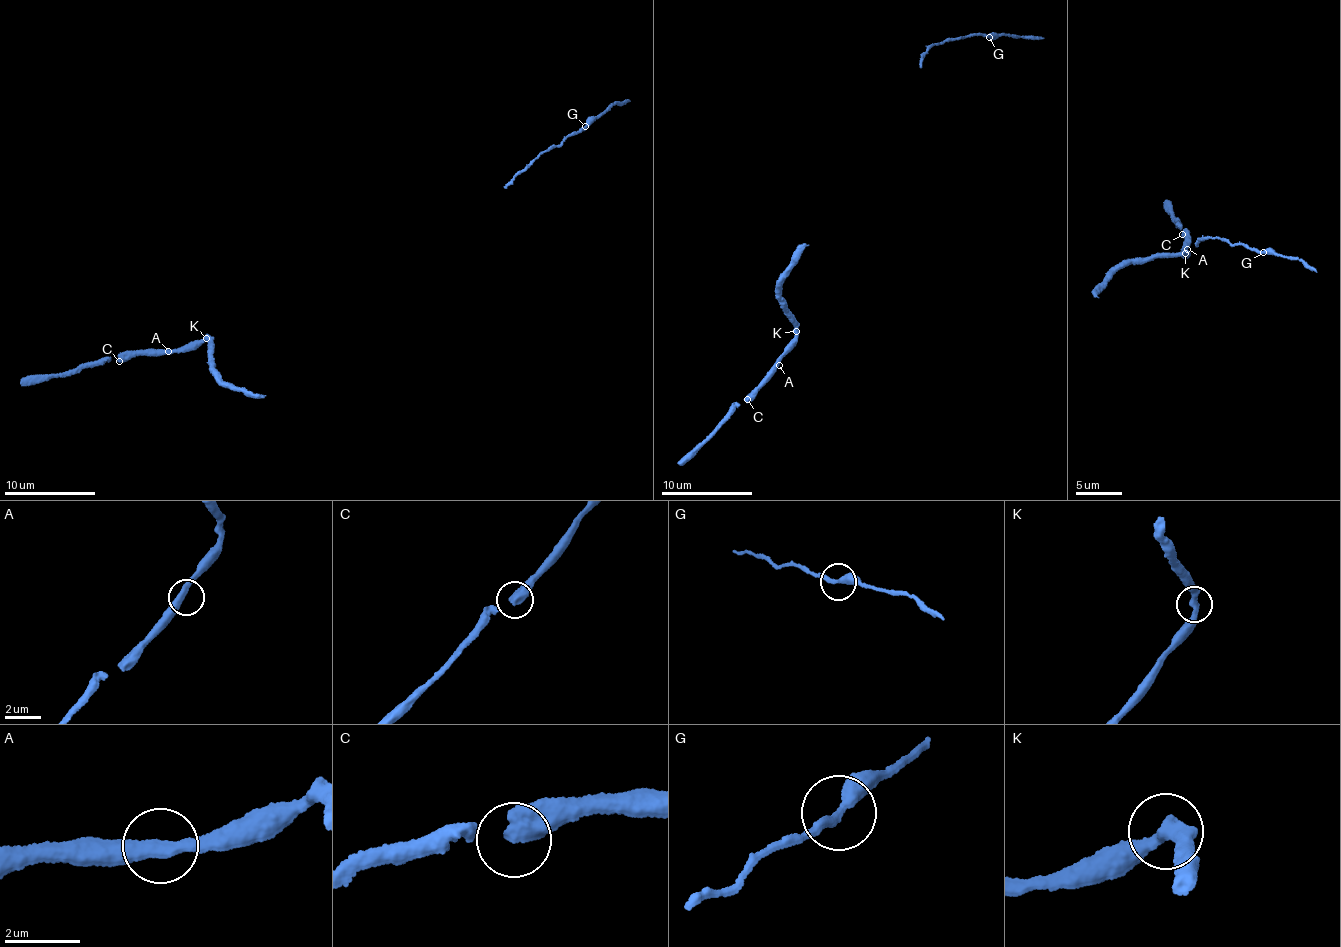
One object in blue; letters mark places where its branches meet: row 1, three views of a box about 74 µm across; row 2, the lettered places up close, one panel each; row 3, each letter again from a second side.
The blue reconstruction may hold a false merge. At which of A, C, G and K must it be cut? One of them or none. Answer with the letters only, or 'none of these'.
K

